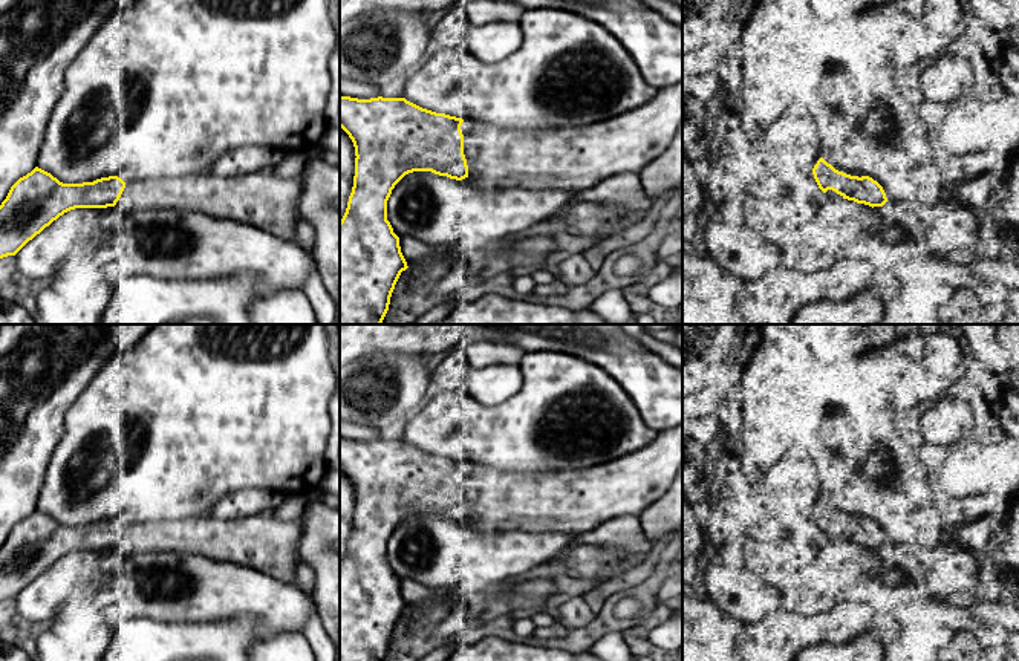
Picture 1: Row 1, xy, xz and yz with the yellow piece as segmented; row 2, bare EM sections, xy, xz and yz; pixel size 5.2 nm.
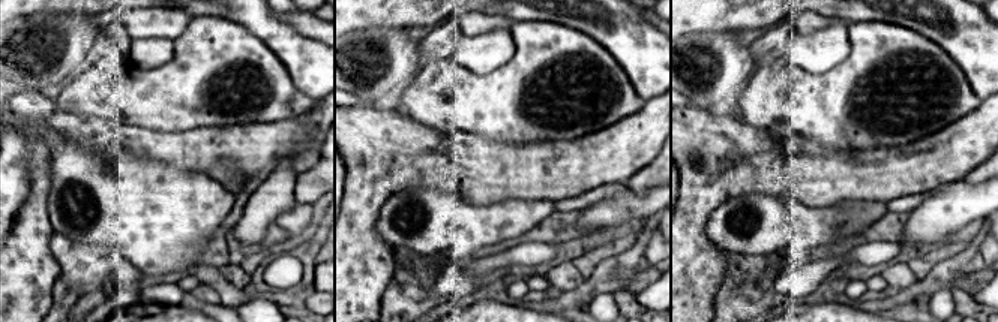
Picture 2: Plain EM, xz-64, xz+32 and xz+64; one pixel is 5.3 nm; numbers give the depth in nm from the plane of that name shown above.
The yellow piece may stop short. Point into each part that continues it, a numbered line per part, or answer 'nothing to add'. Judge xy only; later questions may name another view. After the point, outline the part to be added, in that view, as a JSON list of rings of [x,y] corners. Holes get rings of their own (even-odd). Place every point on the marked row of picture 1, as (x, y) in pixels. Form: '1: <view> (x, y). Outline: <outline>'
1: xy (262, 199). Outline: [[[274,170],[237,176],[214,173],[125,182],[115,208],[185,210],[254,225],[294,240],[300,220],[303,177],[278,177]]]

